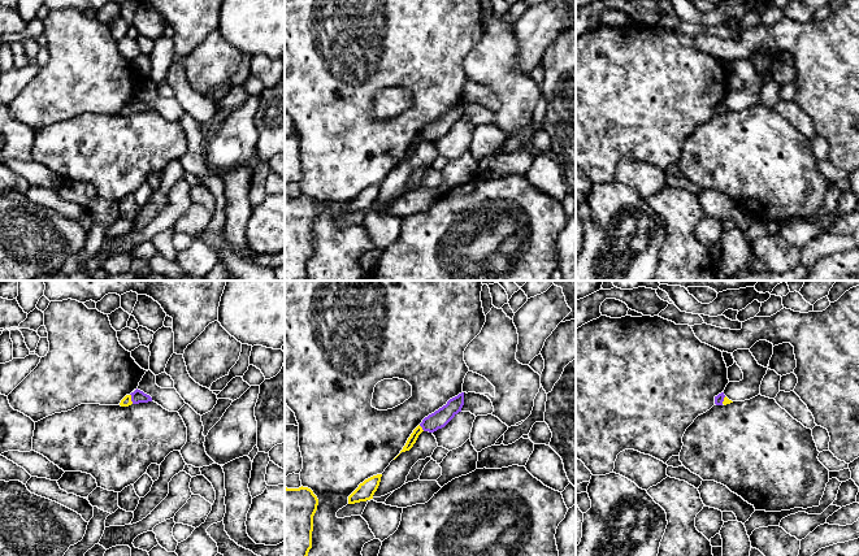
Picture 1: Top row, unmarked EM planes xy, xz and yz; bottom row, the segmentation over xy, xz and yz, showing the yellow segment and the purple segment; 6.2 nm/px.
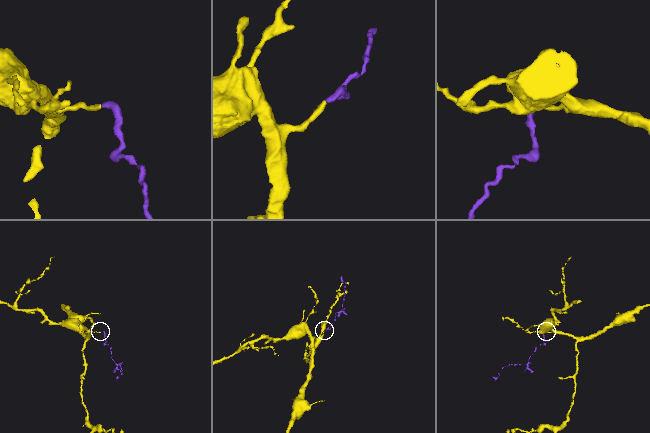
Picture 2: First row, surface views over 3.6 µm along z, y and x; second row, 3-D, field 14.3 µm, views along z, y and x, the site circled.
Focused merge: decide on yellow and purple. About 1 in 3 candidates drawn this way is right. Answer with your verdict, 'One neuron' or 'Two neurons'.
One neuron

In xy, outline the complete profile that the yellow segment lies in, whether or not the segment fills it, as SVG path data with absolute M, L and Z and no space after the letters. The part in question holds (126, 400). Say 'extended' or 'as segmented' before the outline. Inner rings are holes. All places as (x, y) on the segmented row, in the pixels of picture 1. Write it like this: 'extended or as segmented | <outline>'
extended | M136 388L130 395L126 395L121 400L120 405L121 407L129 407L131 404L148 403L148 401L152 401L152 398L149 395L144 394L143 391Z

